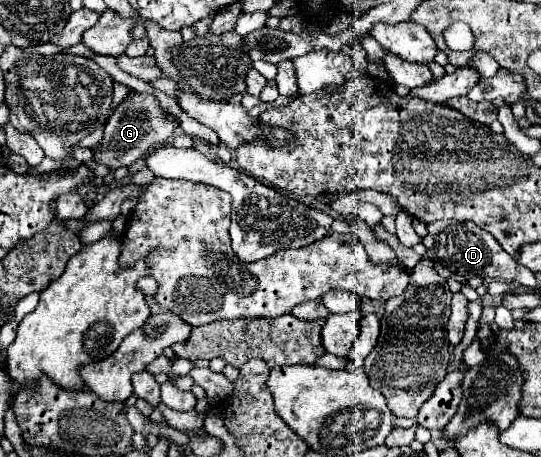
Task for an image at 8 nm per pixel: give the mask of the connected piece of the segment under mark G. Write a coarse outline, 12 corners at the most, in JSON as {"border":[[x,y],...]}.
{"border":[[134,92],[110,114],[98,164],[110,172],[170,142],[158,100]]}

